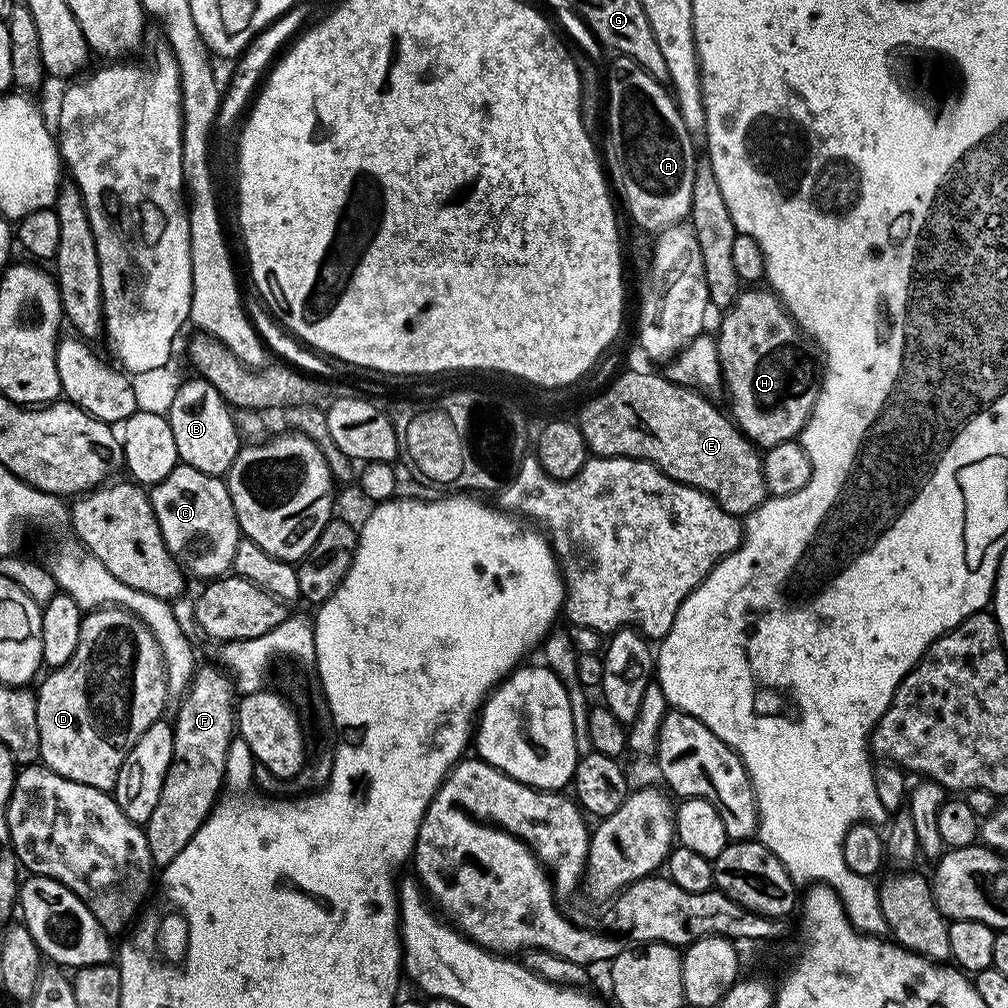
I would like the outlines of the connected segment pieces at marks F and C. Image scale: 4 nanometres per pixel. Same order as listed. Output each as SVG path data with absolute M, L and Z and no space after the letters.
M208 664L205 668L204 665L197 667L187 692L179 701L180 709L177 710L176 720L174 719L172 724L174 734L172 761L166 770L166 778L162 782L162 794L158 794L158 806L154 806L154 814L150 814L144 828L146 842L150 846L152 863L160 870L163 870L170 862L174 862L174 858L178 858L178 854L182 854L186 842L190 842L190 838L194 838L198 826L202 826L202 822L211 814L212 807L220 799L224 788L226 754L230 742L234 738L238 696L234 691L233 677L223 667L213 664Z
M177 463L174 470L170 470L170 474L166 474L166 478L162 478L162 482L151 485L150 495L152 498L152 509L154 510L154 518L158 522L160 527L160 533L162 538L166 542L166 546L170 550L170 554L176 560L177 564L184 569L185 573L191 574L192 572L196 576L204 576L203 578L219 578L229 571L234 562L234 550L238 546L238 542L242 539L242 533L240 531L240 523L236 517L236 511L234 506L230 502L230 494L228 493L227 483L219 476L211 476L210 474L202 474L202 470L194 470L194 466L189 464Z

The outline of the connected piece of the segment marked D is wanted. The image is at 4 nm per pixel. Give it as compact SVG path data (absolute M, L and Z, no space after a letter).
M101 606L83 613L78 630L78 646L61 668L51 669L40 688L35 689L38 714L39 759L45 768L74 782L94 786L111 793L118 782L122 762L146 734L148 727L165 715L164 703L170 700L164 659L154 634L141 620L125 608Z

